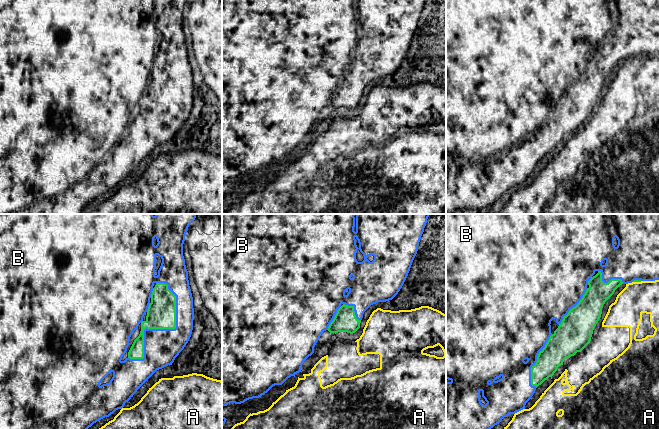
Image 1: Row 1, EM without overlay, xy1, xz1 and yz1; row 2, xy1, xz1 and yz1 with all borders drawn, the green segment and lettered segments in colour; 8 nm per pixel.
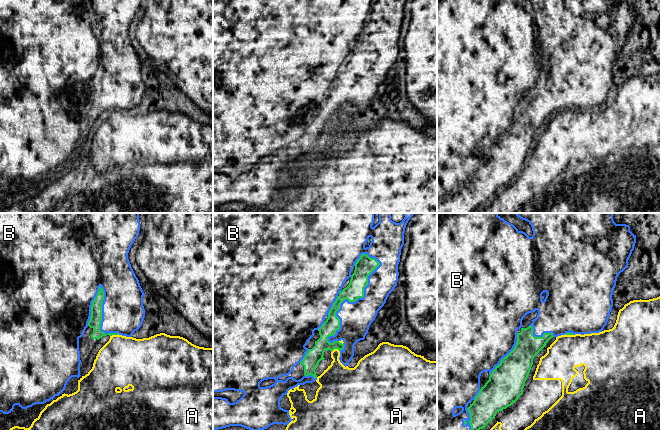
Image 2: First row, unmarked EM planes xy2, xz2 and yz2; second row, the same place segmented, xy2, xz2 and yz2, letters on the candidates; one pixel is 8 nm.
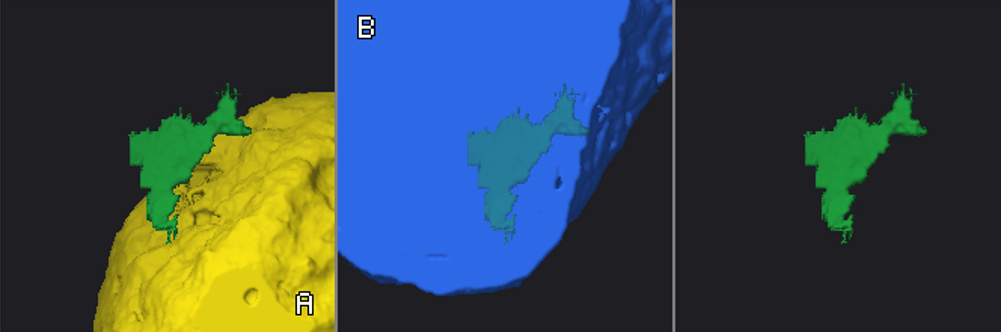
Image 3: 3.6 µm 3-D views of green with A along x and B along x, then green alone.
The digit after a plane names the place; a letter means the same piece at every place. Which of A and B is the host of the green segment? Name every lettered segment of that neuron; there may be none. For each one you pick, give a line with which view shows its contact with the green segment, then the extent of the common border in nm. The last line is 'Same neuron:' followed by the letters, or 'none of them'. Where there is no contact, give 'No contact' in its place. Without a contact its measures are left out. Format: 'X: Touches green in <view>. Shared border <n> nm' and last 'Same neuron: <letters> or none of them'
B: Touches green in xz2. Shared border 800 nm
Same neuron: B

